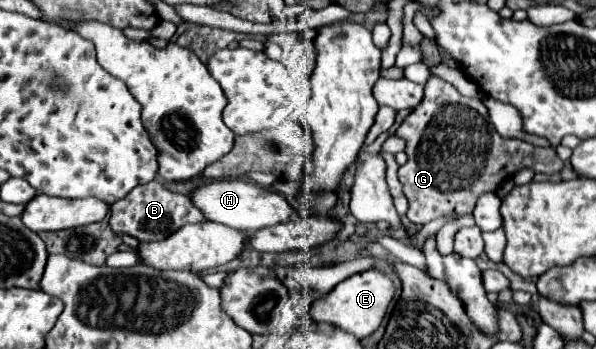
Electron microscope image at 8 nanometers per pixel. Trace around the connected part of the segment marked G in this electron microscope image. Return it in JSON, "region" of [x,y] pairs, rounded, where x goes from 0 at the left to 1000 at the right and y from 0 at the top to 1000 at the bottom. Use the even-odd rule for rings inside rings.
{"region":[[[723,215],[713,272],[666,370],[683,404],[686,461],[669,479],[669,519],[686,570],[683,628],[713,645],[733,622],[787,616],[807,553],[831,547],[841,519],[857,513],[871,484],[891,479],[901,496],[938,496],[941,456],[928,421],[898,421],[867,398],[844,398],[827,358],[807,284],[777,278],[757,238]]]}

